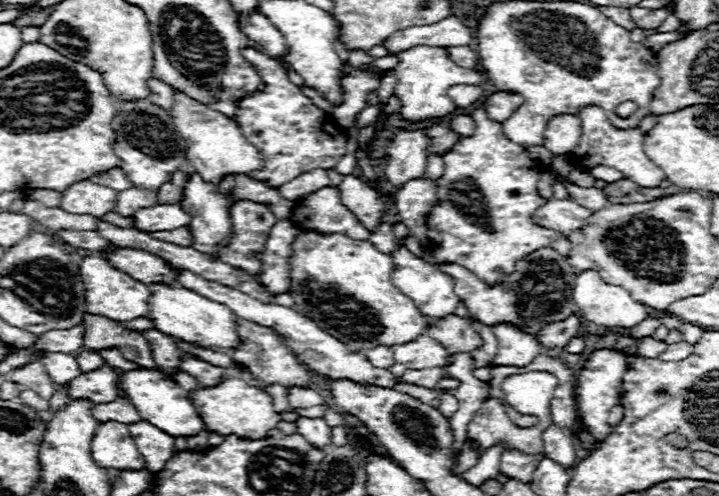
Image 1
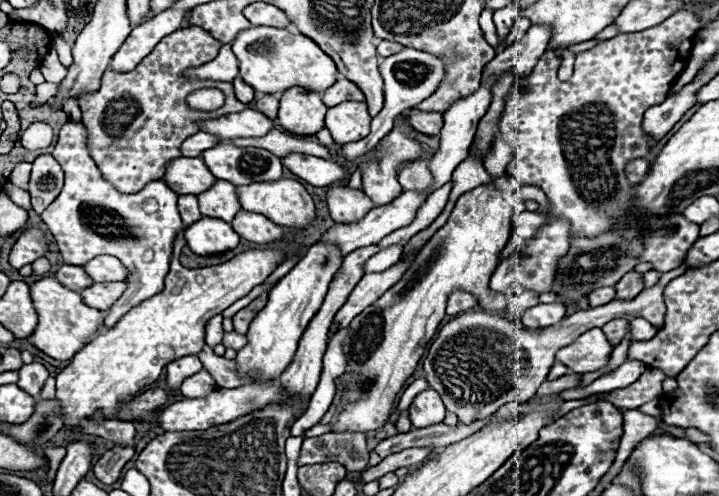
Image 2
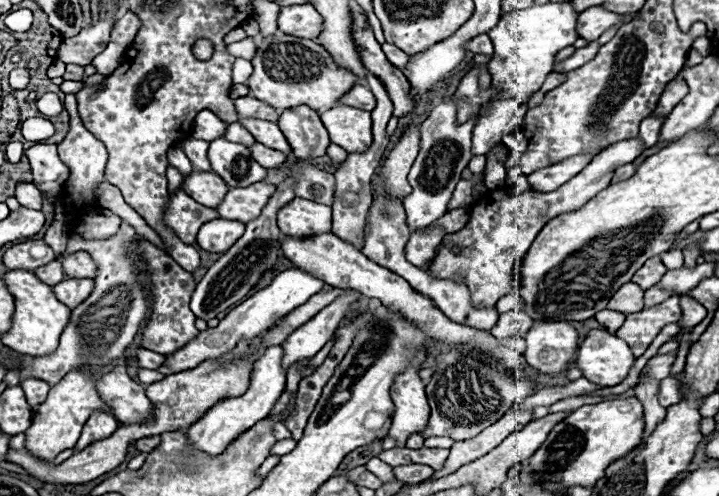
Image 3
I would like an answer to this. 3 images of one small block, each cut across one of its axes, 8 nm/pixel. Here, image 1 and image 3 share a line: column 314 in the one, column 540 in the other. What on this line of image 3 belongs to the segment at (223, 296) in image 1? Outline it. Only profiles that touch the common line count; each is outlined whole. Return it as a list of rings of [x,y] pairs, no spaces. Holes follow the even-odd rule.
[[[568,322],[536,324],[526,334],[526,362],[542,374],[564,372],[578,350],[578,332]]]

